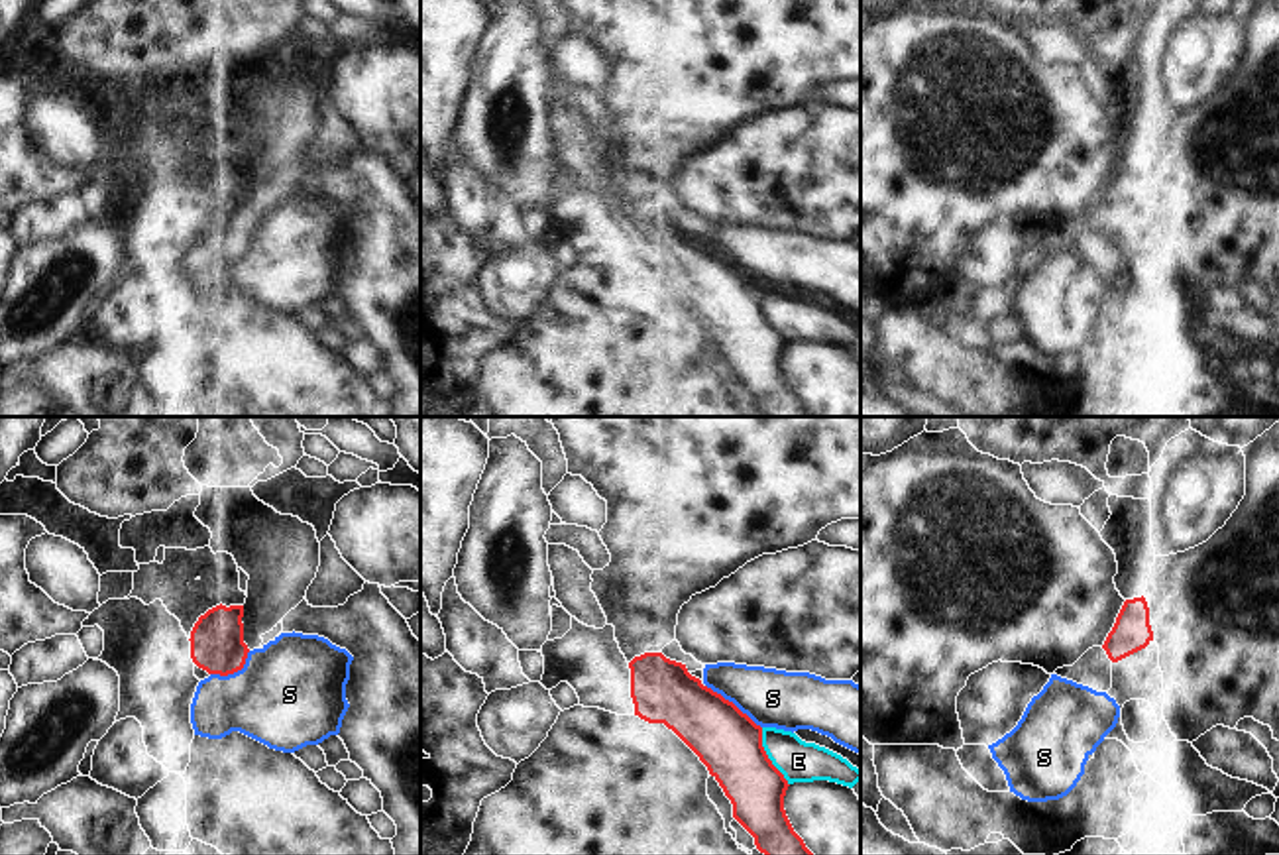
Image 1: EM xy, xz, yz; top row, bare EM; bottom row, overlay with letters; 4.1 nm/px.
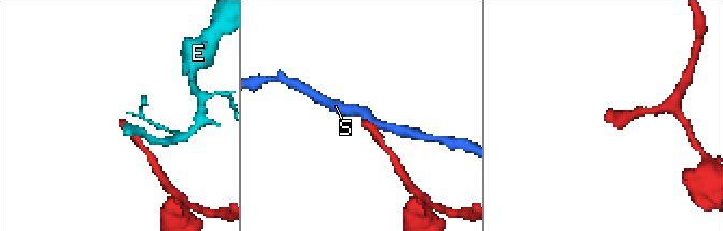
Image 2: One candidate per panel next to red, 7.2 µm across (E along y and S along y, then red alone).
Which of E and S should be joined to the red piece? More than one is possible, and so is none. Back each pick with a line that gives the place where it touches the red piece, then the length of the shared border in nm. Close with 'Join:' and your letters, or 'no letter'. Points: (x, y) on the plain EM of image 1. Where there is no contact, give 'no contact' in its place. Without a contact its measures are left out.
Join: no letter

